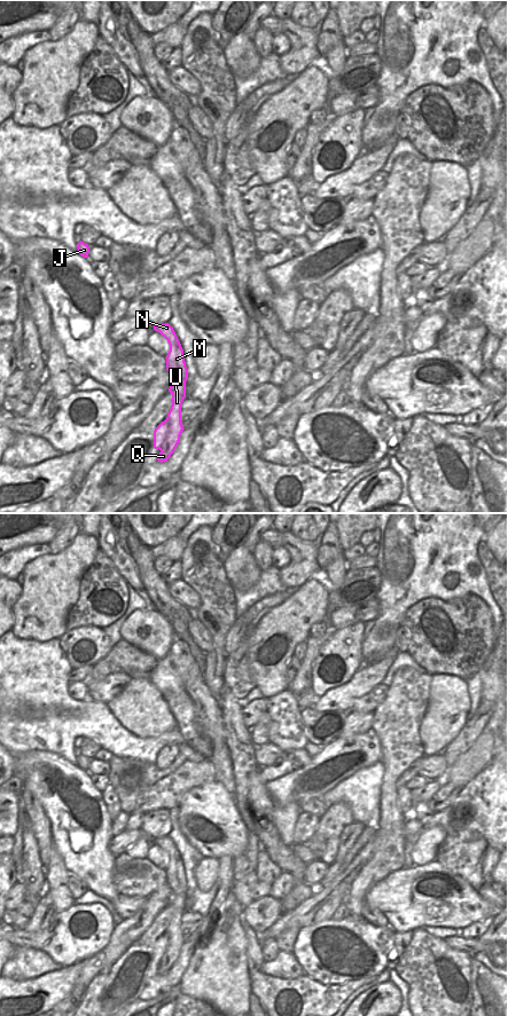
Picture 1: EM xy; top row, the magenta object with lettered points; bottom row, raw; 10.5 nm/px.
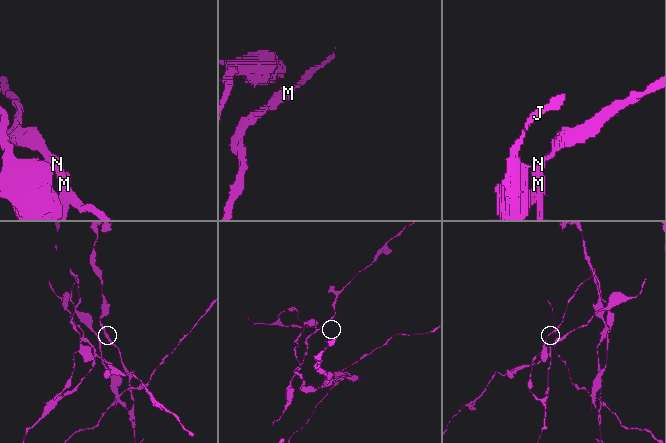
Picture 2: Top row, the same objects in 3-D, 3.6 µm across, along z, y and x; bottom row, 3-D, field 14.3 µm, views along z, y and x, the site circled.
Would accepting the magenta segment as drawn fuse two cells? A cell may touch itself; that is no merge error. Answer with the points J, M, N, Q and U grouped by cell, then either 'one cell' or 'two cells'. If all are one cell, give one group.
J Q U / M N | two cells

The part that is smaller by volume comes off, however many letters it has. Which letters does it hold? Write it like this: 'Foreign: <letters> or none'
Foreign: M, N

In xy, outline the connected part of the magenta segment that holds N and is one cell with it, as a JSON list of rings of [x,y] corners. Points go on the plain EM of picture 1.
[[[159,837],[154,838],[154,843],[159,845],[169,856],[170,864],[166,868],[166,883],[169,885],[172,884],[172,880],[177,880],[177,887],[175,890],[178,893],[185,893],[188,892],[188,882],[186,880],[185,869],[183,869],[183,863],[181,860],[181,857],[173,843],[173,841],[169,837]]]

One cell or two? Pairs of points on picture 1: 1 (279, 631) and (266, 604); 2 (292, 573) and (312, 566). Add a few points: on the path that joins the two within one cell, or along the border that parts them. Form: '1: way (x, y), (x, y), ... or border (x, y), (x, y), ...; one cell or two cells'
1: border (291, 595), (274, 605), (252, 631); two cells
2: way (297, 573), (307, 567); one cell

